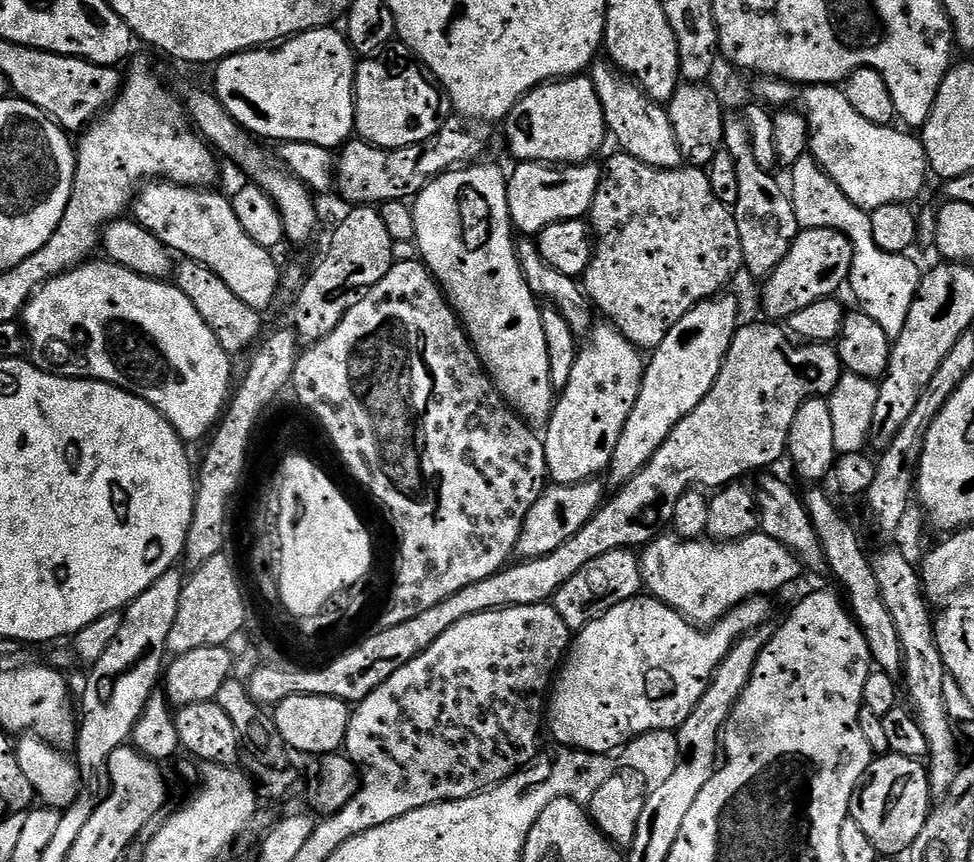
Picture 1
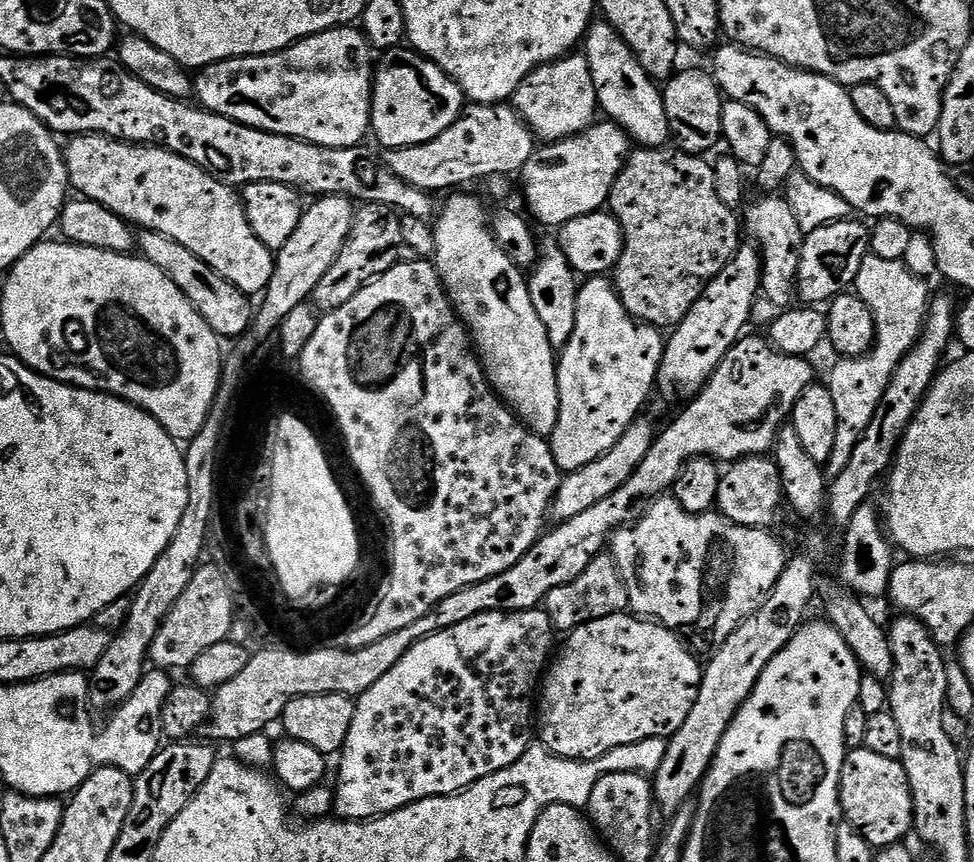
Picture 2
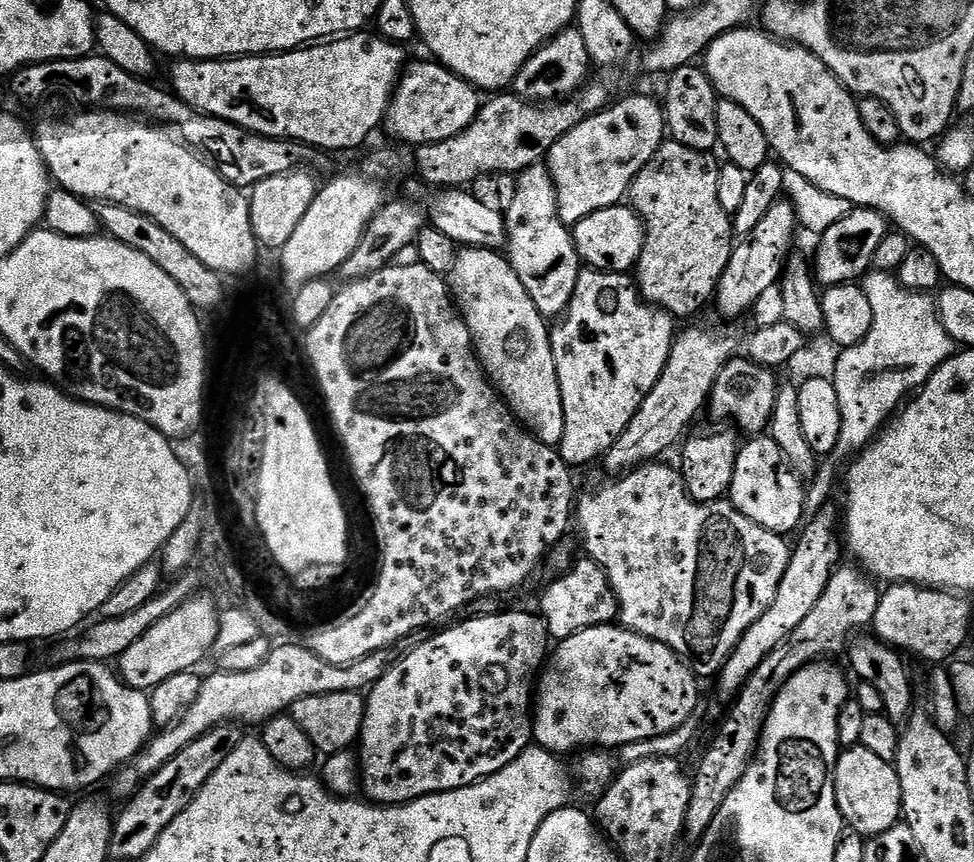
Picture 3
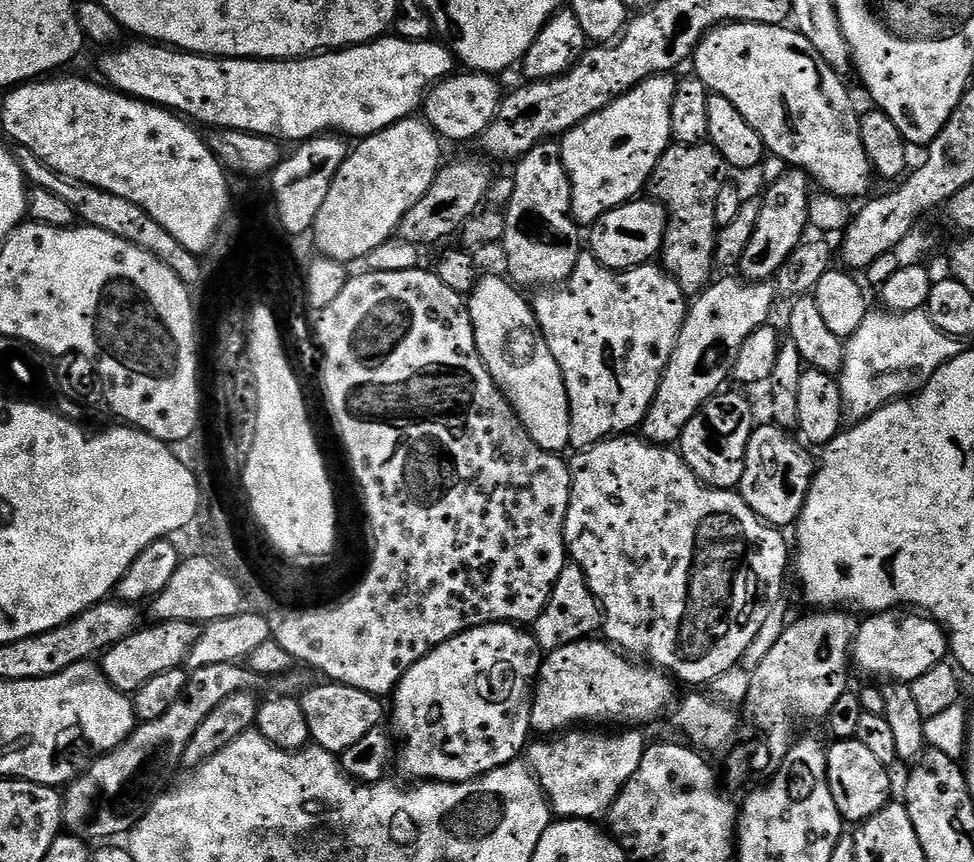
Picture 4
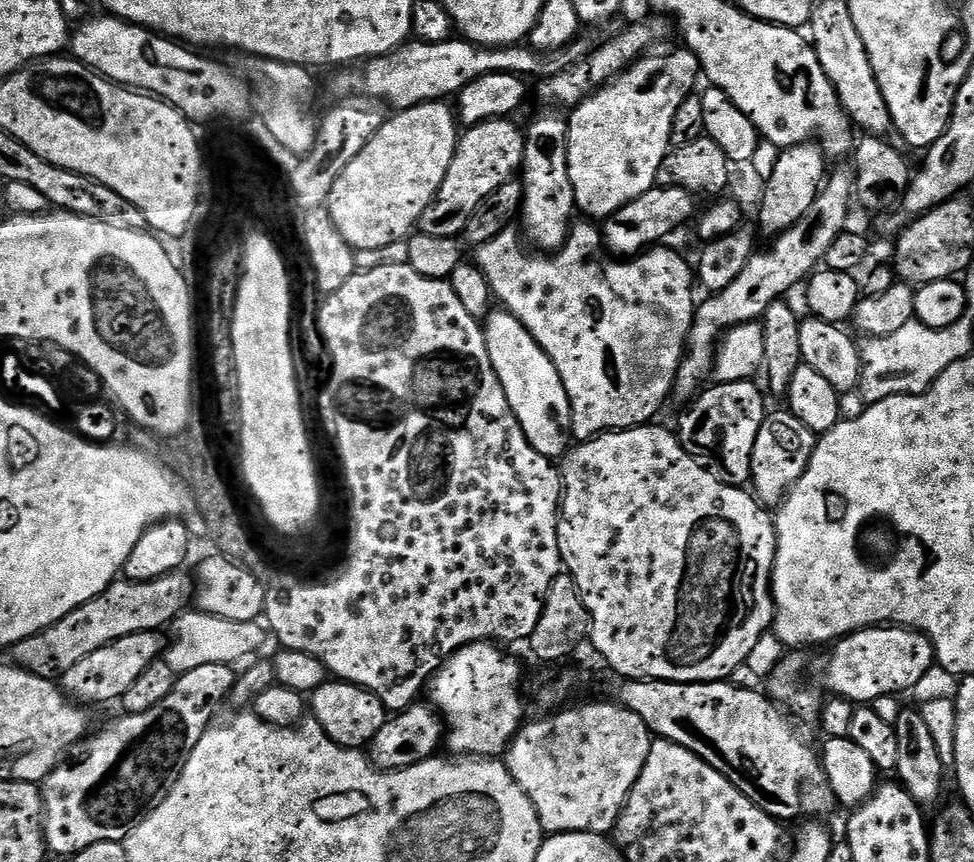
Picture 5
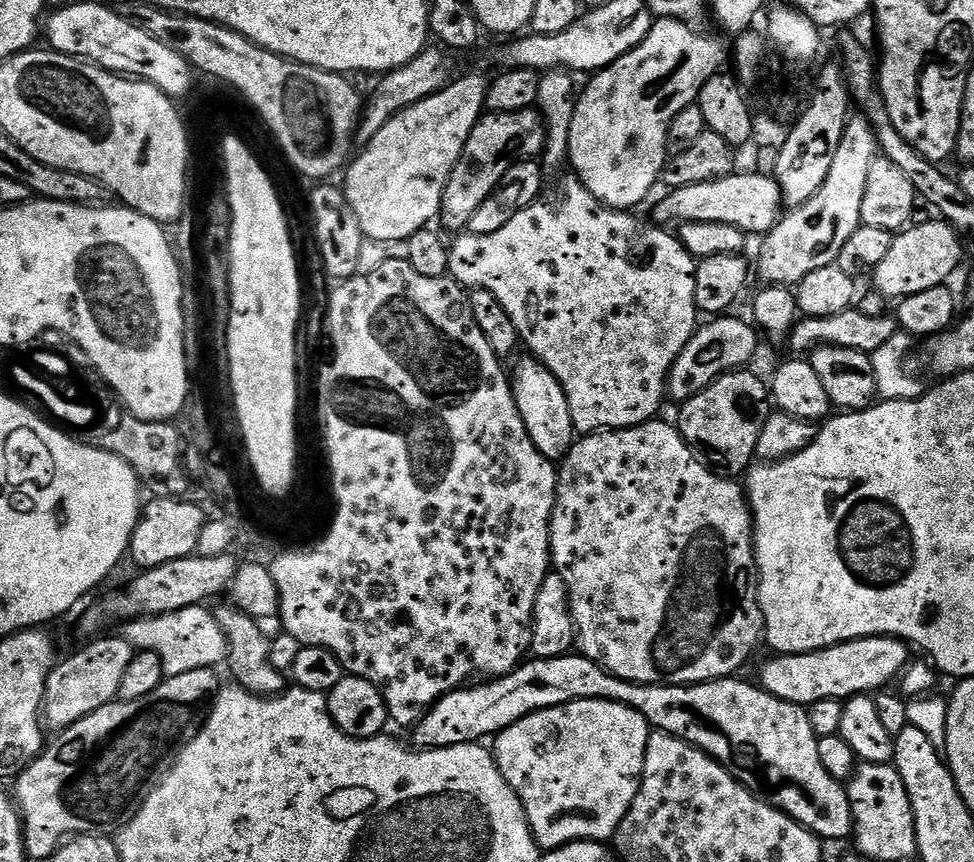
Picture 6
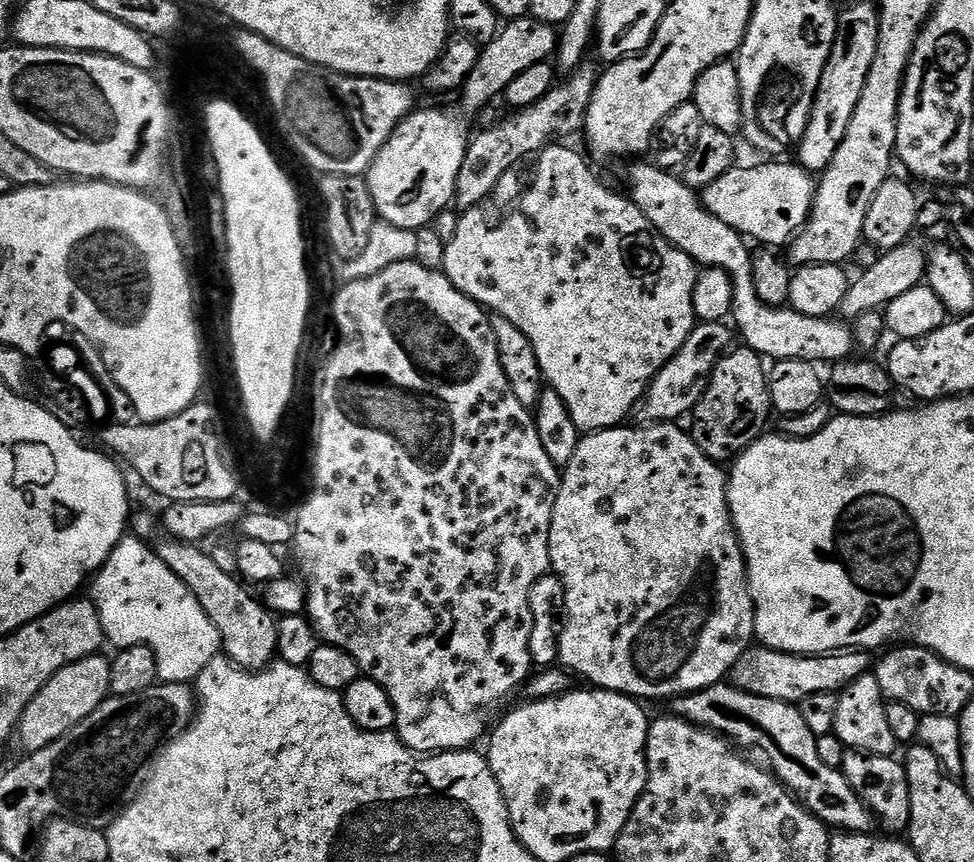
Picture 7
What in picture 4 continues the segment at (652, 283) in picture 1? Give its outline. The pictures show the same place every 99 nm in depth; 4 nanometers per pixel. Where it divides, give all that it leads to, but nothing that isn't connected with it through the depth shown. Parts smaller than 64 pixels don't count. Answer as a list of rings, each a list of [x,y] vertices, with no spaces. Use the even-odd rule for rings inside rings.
[[[673,143],[658,158],[658,166],[650,174],[646,192],[668,212],[664,247],[659,259],[665,272],[676,279],[686,294],[699,294],[708,287],[714,276],[714,246],[716,245],[716,207],[718,190],[726,183],[726,165],[722,154],[710,143]]]

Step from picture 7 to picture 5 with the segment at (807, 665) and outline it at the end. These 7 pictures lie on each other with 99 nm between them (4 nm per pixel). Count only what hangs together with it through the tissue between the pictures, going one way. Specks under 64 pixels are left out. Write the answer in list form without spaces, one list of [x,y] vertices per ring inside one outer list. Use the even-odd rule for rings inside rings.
[[[877,626],[863,628],[861,632],[851,632],[831,645],[832,653],[824,664],[824,684],[829,693],[850,700],[857,706],[871,705],[874,698],[896,696],[900,692],[908,692],[916,688],[924,680],[924,675],[934,668],[934,653],[932,644],[922,632],[899,626]]]

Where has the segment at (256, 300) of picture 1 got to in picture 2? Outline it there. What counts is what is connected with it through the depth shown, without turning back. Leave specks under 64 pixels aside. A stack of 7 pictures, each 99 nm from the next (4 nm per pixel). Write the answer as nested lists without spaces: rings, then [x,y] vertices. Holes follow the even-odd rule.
[[[99,134],[74,136],[67,143],[68,148],[66,144],[63,154],[64,165],[68,168],[68,182],[75,191],[76,188],[80,191],[77,193],[83,199],[106,206],[106,210],[118,214],[137,229],[166,234],[166,238],[186,246],[190,254],[198,254],[198,258],[206,262],[210,270],[222,274],[226,282],[238,286],[238,290],[242,290],[250,298],[267,292],[268,283],[274,274],[276,257],[266,246],[262,246],[262,242],[258,242],[258,238],[254,238],[254,230],[250,230],[250,222],[244,213],[243,199],[237,193],[235,196],[232,193],[235,191],[229,185],[215,180],[194,162],[163,146],[126,144],[122,140]]]

